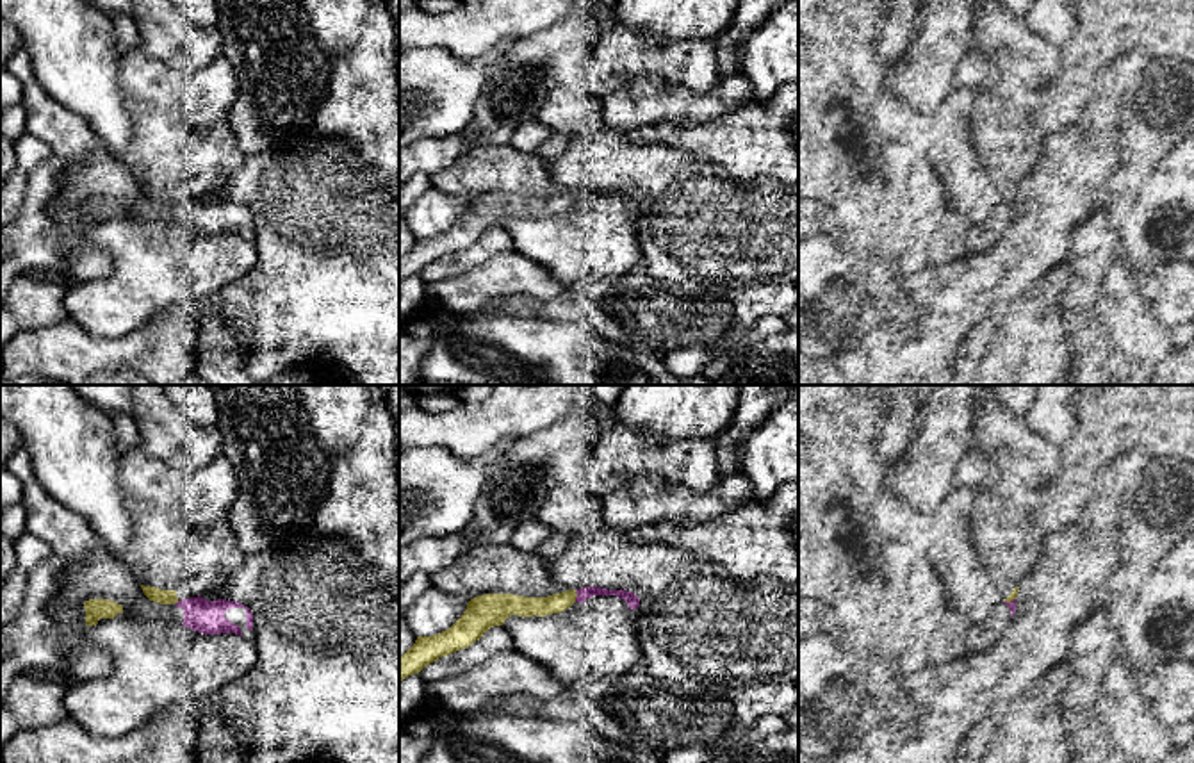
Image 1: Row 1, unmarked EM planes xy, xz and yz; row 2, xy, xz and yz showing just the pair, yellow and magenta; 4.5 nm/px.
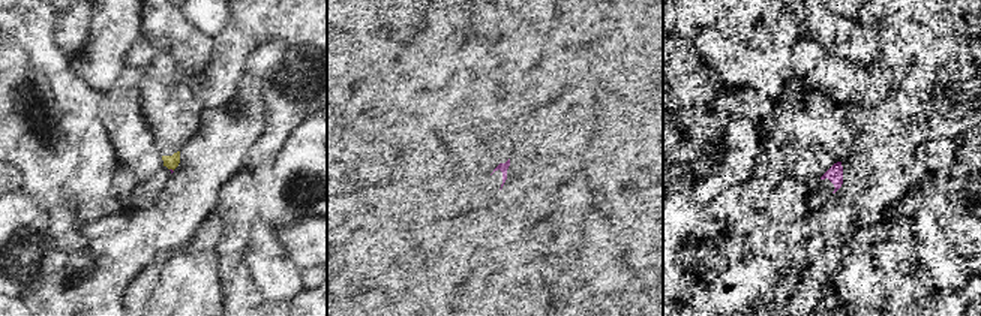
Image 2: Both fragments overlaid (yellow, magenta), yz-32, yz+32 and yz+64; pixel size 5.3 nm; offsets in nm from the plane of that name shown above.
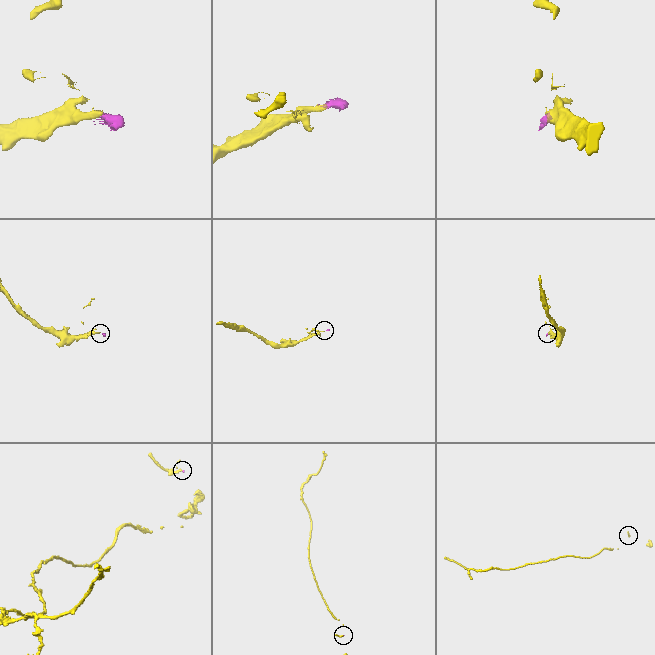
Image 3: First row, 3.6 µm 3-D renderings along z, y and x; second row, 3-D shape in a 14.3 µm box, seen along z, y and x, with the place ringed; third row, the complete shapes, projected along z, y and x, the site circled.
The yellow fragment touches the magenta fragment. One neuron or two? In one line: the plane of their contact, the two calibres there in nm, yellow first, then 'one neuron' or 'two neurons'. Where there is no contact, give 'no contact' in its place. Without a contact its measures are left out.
xz | 100/60 nm | two neurons

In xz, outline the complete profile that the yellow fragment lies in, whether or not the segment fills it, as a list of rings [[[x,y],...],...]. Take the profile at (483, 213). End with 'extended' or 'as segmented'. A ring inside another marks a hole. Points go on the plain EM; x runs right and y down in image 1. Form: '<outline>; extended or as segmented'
[[[576,191],[547,198],[524,198],[513,194],[485,194],[470,200],[463,216],[446,232],[433,237],[417,237],[415,244],[399,258],[399,282],[419,275],[442,257],[467,250],[490,228],[503,226],[511,216],[545,217],[561,214],[576,203]]]; as segmented

